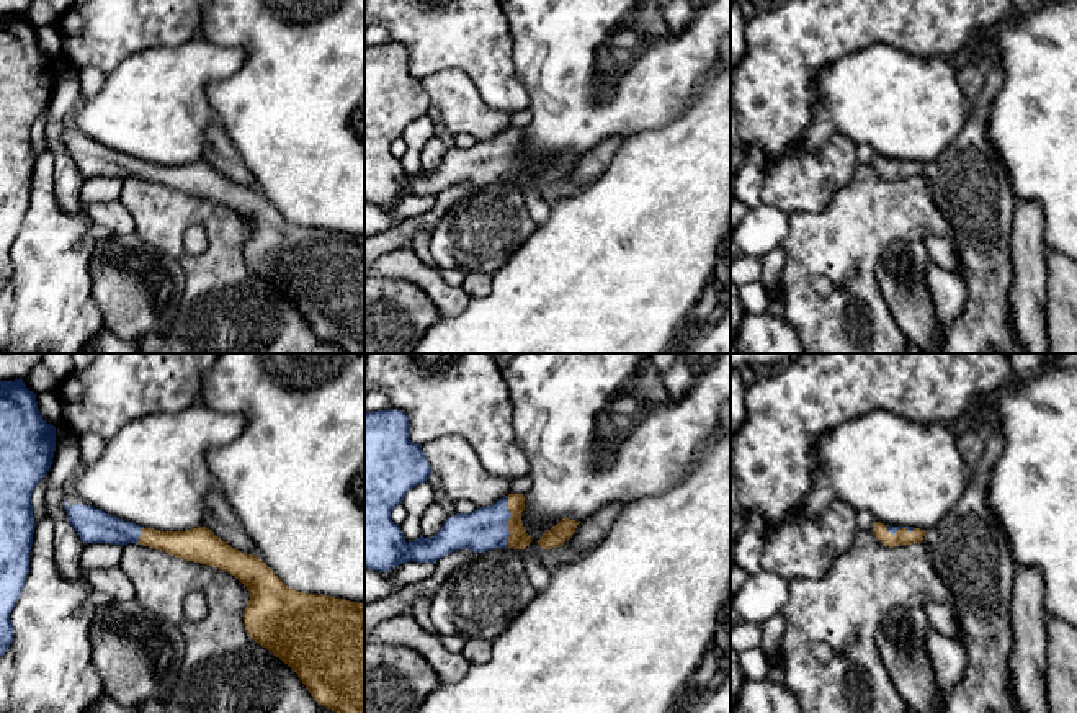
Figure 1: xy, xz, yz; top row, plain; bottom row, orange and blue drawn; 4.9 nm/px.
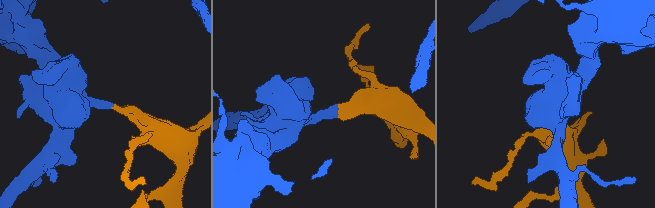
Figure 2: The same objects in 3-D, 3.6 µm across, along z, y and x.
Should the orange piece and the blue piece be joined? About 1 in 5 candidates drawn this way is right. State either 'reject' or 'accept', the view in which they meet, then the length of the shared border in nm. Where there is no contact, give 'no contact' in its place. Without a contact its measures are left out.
accept | xz | 260 nm

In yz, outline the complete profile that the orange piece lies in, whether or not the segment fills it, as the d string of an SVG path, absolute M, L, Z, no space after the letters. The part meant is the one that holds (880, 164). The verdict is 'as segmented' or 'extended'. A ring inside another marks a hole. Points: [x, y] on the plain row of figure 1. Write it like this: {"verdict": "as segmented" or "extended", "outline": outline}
{"verdict": "extended", "outline": "M876 155L871 165L884 180L889 182L922 177L925 170L925 164L912 160L891 160L881 155Z"}

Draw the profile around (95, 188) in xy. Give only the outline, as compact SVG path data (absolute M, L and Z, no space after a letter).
M88 177L82 186L83 203L106 203L118 200L123 190L123 180L116 177Z

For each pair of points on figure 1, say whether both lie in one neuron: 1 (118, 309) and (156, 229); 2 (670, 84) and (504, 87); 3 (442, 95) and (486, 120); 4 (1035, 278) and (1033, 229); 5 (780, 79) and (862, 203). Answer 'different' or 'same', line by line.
1: different
2: different
3: same
4: same
5: different

